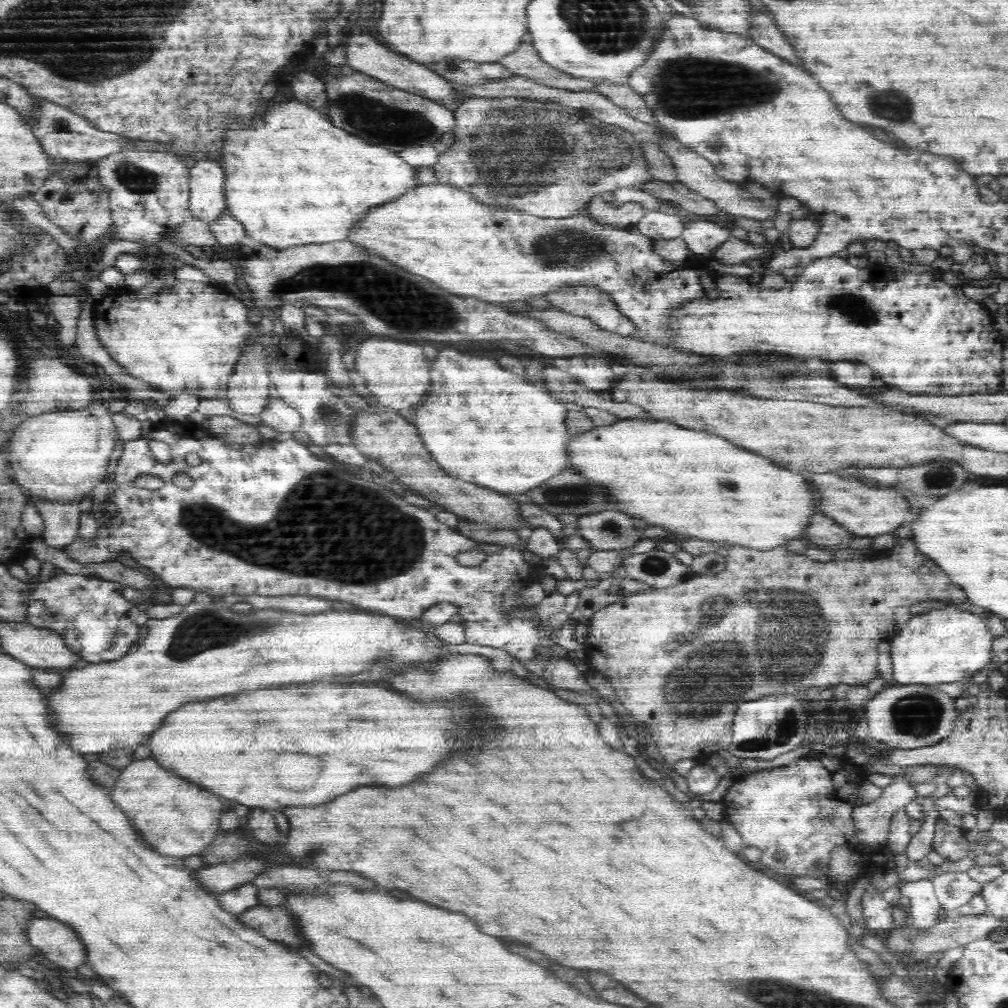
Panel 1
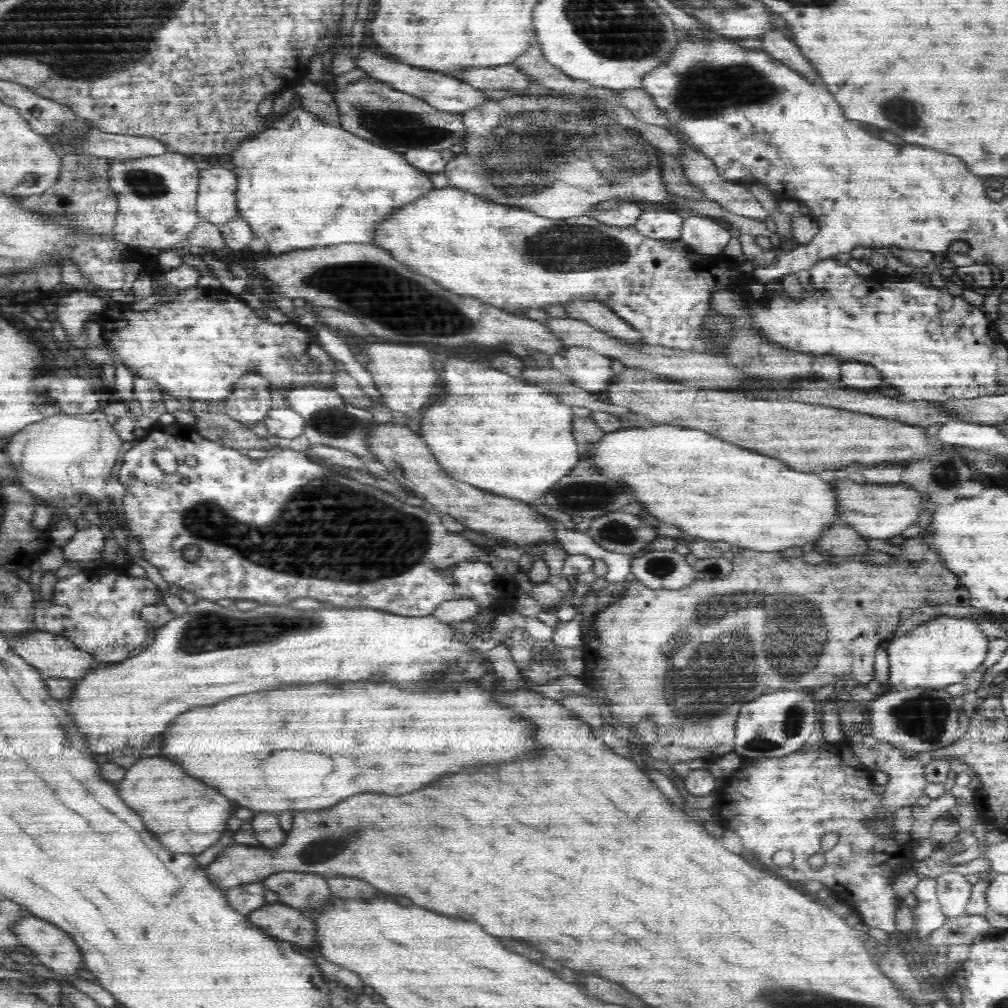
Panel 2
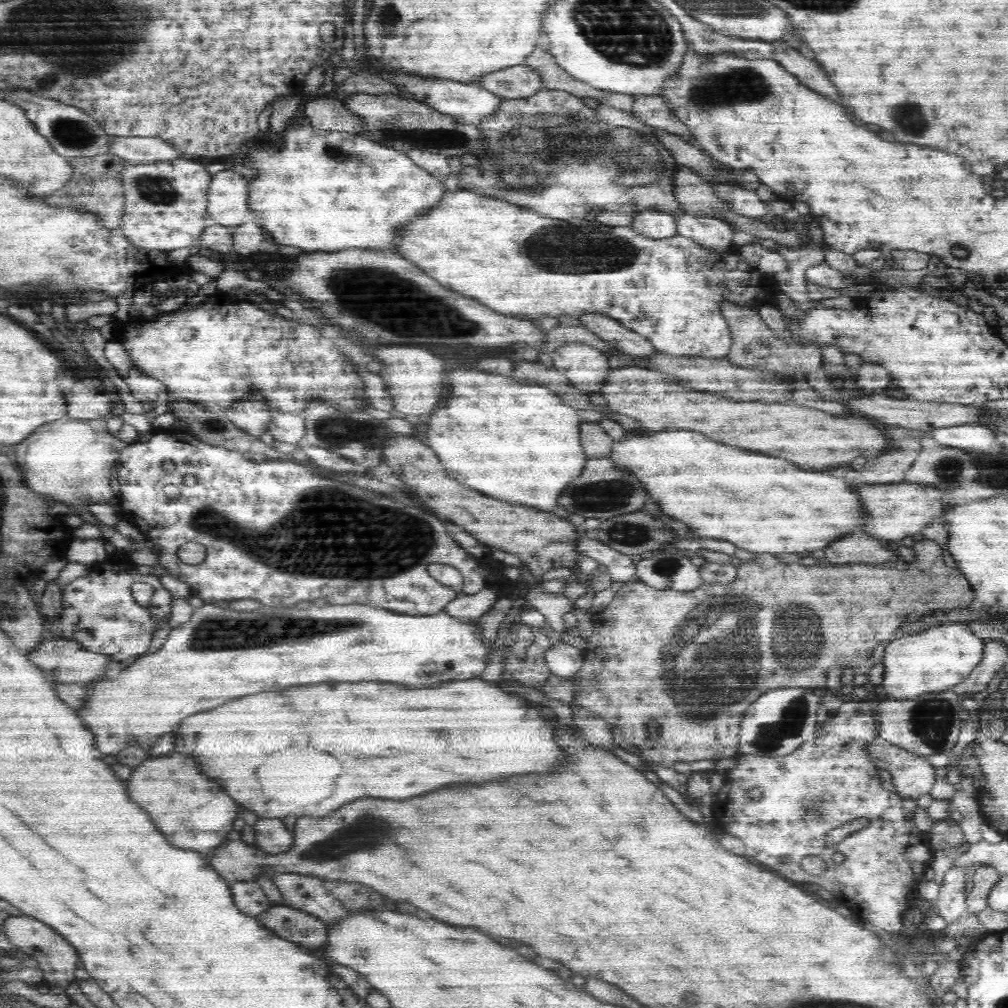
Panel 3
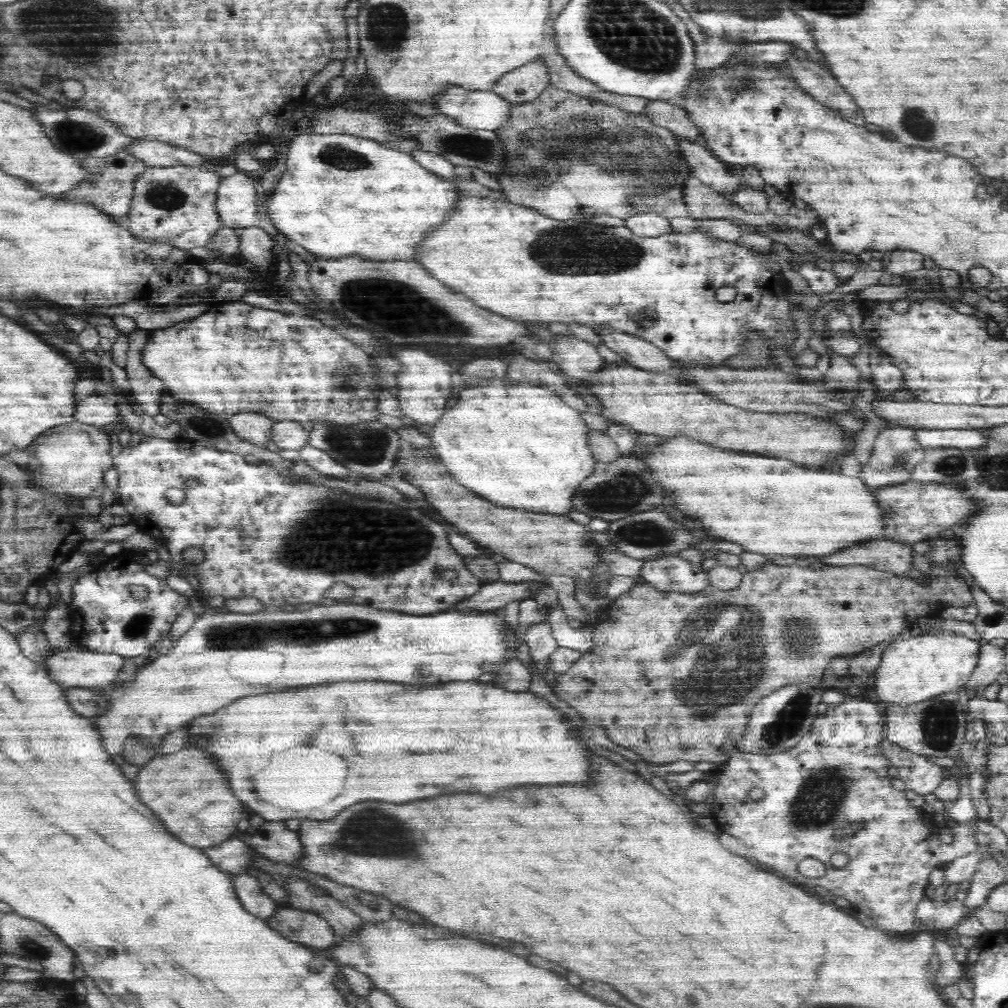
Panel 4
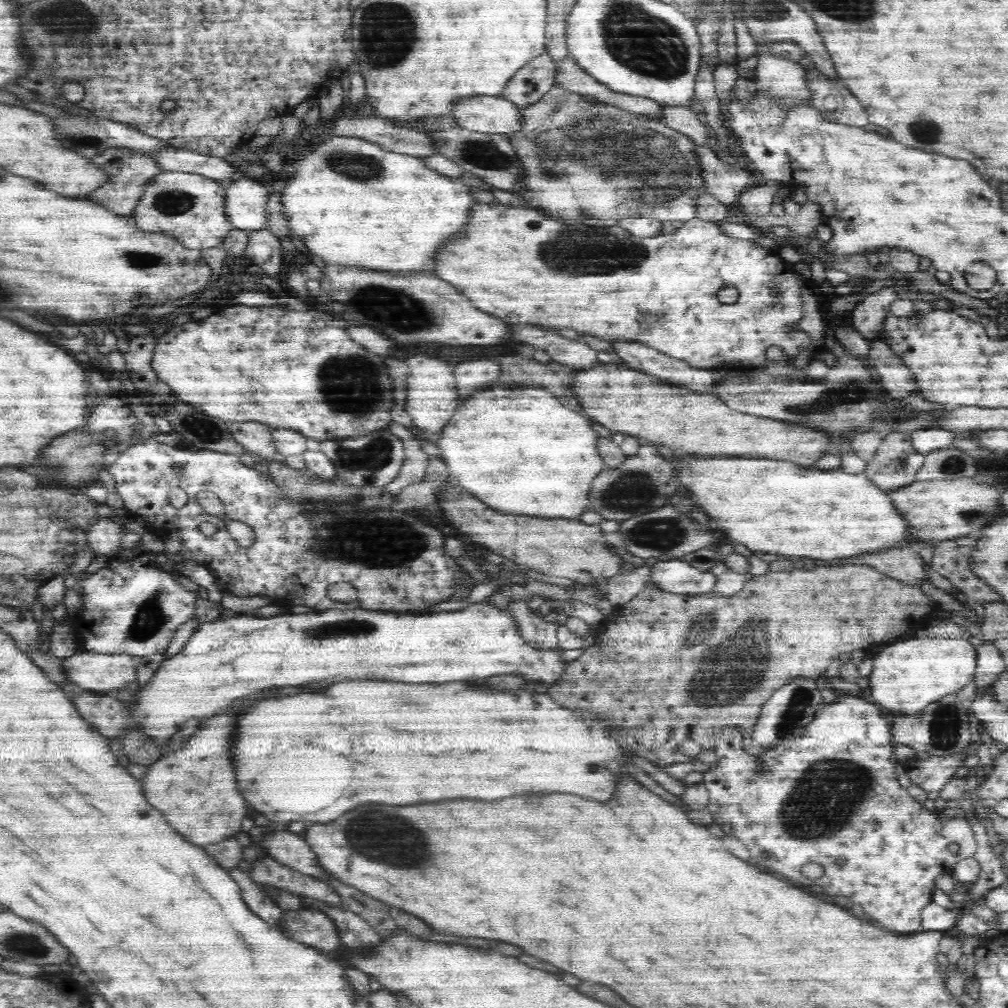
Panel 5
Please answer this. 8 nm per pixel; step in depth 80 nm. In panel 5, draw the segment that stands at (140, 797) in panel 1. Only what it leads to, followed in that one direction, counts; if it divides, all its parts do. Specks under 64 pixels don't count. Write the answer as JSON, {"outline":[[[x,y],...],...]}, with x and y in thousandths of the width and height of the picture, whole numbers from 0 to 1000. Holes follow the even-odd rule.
{"outline":[[[226,710],[206,712],[206,718],[181,744],[155,754],[141,772],[147,798],[159,804],[169,821],[183,829],[185,835],[201,841],[236,827],[246,806],[242,792],[234,786],[234,774],[230,774],[230,758],[224,756],[222,738],[226,738]]]}

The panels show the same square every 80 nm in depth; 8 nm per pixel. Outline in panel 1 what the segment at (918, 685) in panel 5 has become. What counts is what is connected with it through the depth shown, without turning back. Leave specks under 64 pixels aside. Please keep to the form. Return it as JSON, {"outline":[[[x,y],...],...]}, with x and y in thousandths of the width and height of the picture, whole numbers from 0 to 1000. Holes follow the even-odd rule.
{"outline":[[[946,601],[938,603],[920,604],[918,607],[905,610],[889,623],[883,632],[884,652],[886,655],[886,673],[893,679],[930,679],[933,677],[951,677],[966,670],[967,667],[976,665],[985,652],[986,629],[978,619],[978,613],[953,605]]]}

